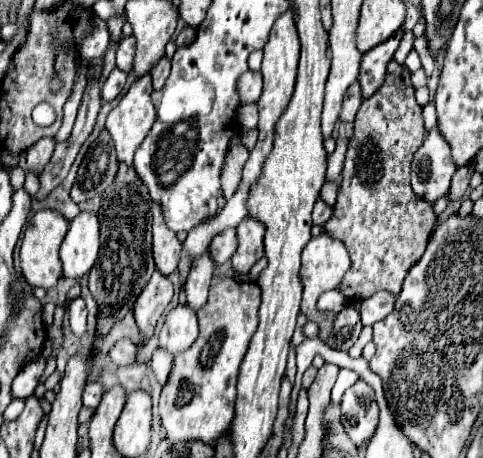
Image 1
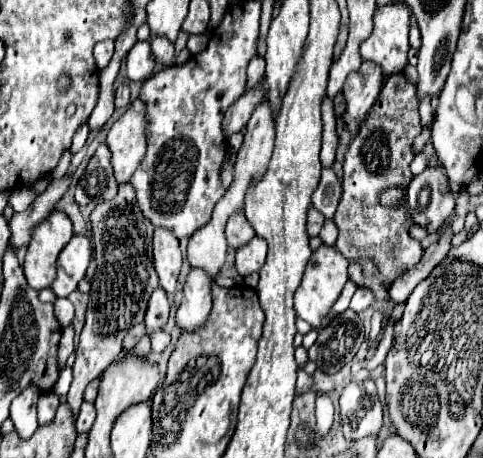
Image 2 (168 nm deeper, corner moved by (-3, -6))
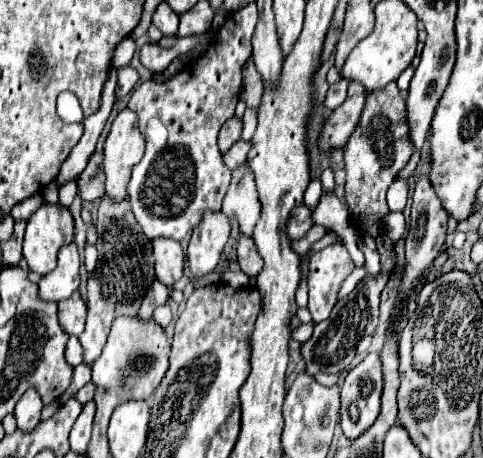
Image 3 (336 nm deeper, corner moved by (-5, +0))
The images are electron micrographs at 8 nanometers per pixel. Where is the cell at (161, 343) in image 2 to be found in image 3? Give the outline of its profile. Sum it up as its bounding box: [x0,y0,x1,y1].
[153,304,173,328]

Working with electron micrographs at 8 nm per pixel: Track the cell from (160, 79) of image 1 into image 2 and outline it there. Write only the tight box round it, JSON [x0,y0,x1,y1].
[149,36,175,64]

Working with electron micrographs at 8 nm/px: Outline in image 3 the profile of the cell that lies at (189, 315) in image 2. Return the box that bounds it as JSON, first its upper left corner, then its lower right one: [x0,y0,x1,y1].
[187,212,229,284]

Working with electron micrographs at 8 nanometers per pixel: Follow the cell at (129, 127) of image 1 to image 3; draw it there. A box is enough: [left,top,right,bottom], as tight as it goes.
[105,108,145,200]

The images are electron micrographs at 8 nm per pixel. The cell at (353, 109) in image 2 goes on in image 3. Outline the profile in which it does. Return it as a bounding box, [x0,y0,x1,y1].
[319,80,367,150]

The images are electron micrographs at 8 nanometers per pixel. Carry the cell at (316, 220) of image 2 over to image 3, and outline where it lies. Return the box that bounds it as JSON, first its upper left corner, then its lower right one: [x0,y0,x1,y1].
[289,204,313,240]

